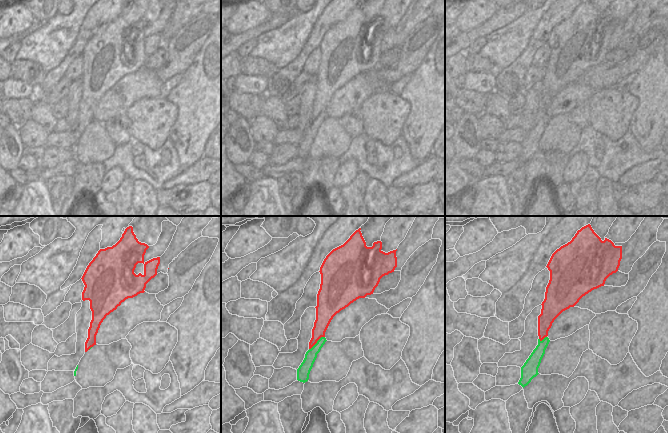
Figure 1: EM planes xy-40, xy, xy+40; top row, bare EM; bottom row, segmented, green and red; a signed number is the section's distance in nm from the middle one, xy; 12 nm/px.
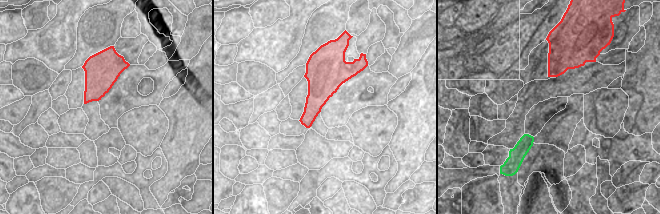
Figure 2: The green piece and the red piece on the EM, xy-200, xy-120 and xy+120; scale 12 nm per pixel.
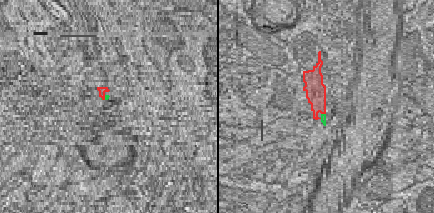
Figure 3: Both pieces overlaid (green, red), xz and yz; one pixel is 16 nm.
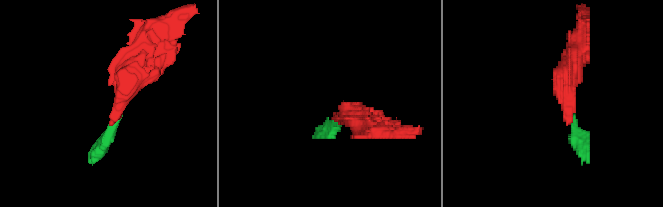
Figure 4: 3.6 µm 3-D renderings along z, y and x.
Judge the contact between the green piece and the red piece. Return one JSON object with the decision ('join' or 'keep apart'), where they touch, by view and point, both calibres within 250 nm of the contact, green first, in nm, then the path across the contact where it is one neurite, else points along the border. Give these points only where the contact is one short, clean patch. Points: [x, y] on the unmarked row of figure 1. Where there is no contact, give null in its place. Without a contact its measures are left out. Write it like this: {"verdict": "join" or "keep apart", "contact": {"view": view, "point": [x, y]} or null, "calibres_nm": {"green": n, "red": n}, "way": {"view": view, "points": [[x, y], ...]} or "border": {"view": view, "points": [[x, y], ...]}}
{"verdict": "keep apart", "contact": {"view": "xy", "point": [317, 118]}, "calibres_nm": {"green": 140, "red": 170}, "border": {"view": "xy", "points": [[324, 112], [309, 125]]}}

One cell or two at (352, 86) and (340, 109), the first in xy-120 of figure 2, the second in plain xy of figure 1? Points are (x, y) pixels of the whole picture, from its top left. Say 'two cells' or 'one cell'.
one cell

